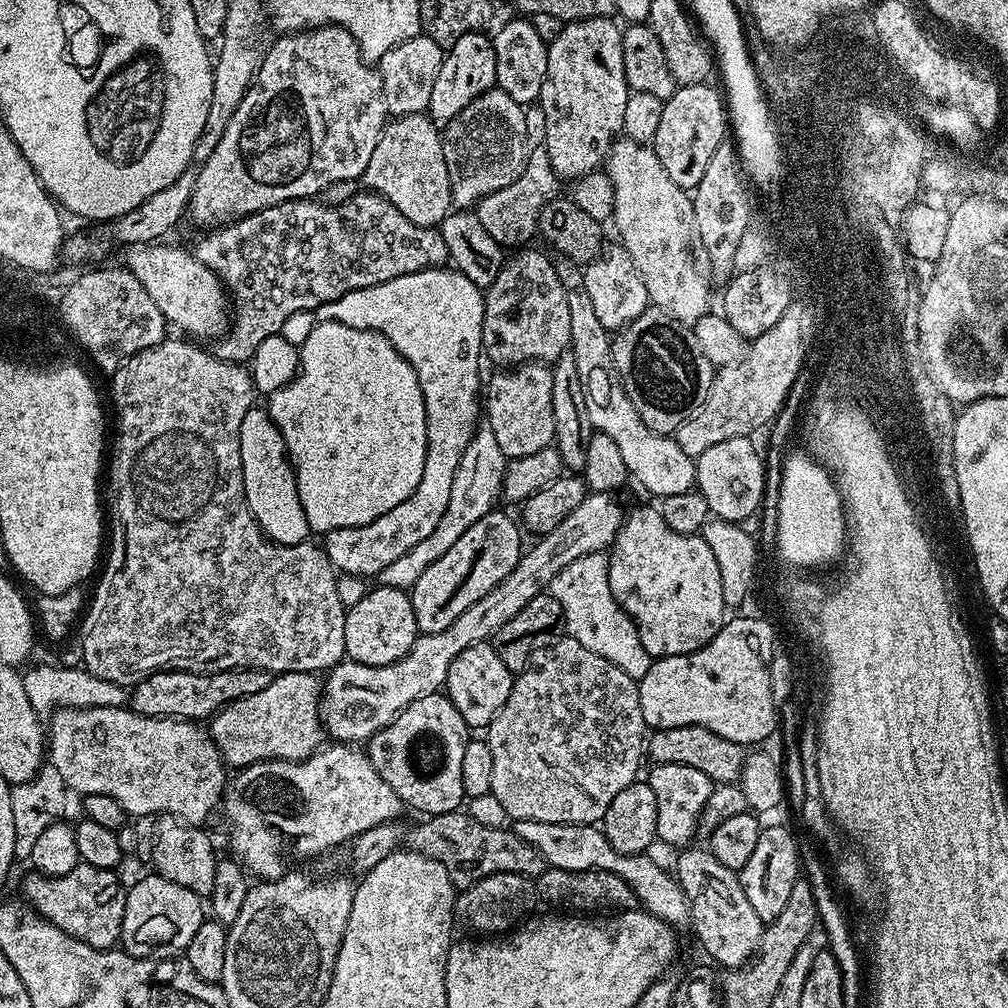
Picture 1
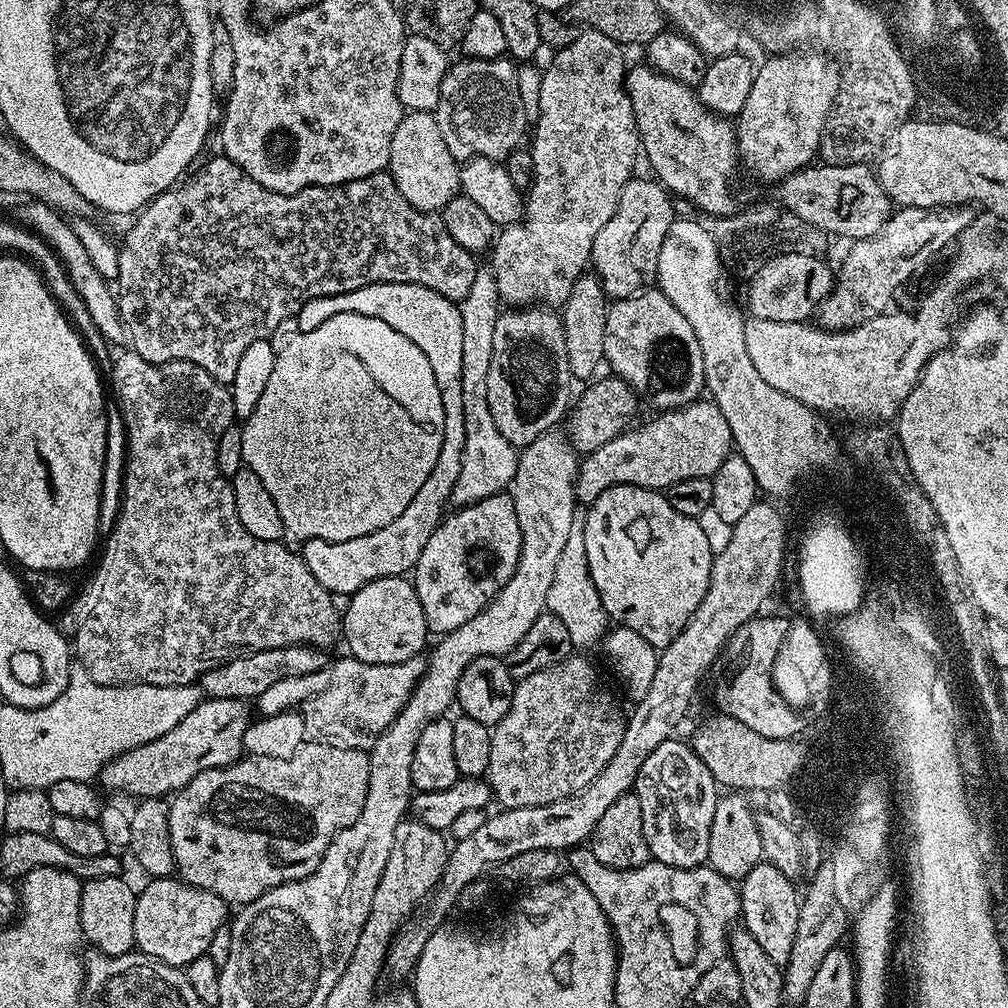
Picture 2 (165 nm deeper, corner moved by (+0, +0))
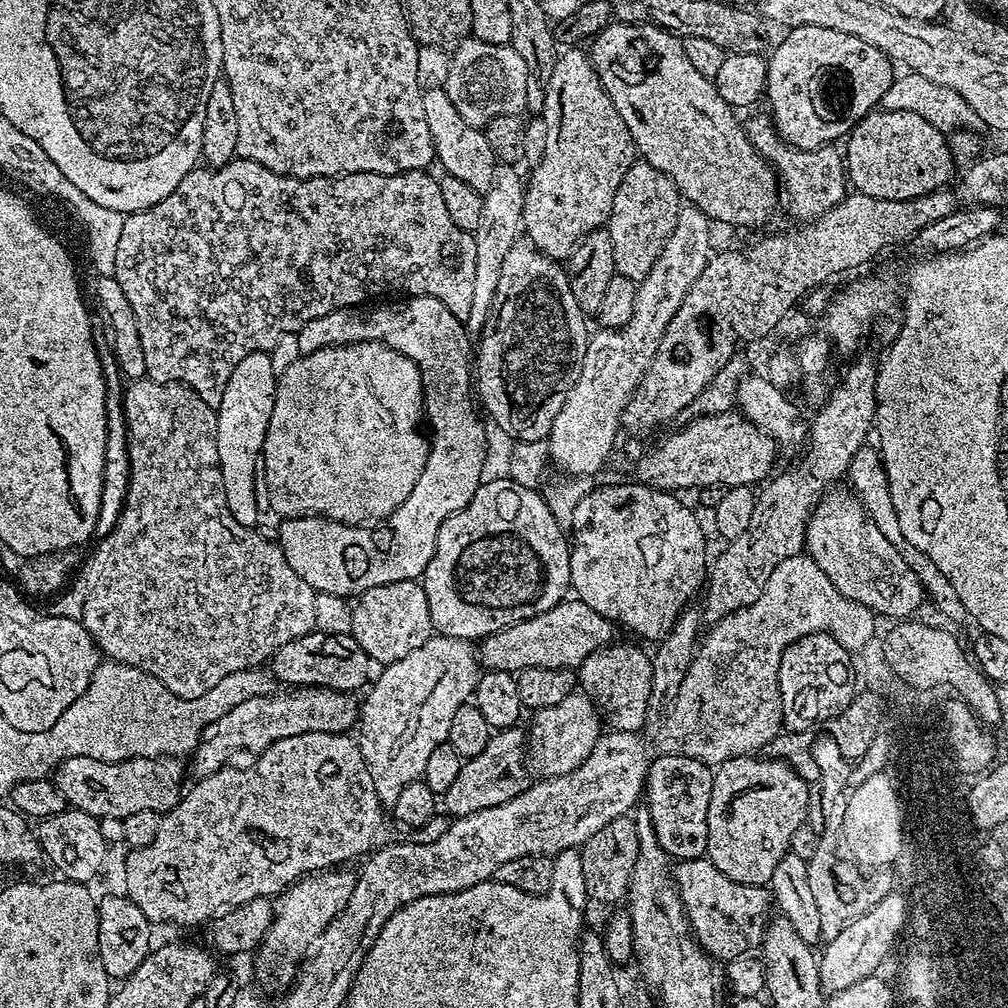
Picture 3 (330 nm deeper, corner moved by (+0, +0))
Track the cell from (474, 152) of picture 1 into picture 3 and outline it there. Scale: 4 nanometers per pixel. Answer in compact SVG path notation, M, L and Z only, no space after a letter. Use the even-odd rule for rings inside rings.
M465 38L451 49L450 55L450 74L446 74L442 87L470 126L485 129L494 118L520 116L527 109L526 62L522 62L522 54L518 54L511 44L491 44Z

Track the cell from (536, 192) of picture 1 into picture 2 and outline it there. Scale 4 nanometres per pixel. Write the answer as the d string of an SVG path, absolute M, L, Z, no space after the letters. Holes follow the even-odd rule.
M408 112L398 124L398 128L391 138L390 158L388 159L388 173L394 178L395 185L401 191L402 196L415 209L420 212L439 213L448 205L454 197L461 193L460 189L460 164L450 154L450 150L443 141L442 130L438 127L435 113L430 112Z

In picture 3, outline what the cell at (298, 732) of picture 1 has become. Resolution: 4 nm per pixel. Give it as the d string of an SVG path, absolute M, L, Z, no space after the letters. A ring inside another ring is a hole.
M71 756L57 766L54 783L65 805L97 818L124 820L130 814L139 814L142 810L163 814L181 798L180 783L184 780L184 768L180 763L175 756L130 758L113 764L85 756Z

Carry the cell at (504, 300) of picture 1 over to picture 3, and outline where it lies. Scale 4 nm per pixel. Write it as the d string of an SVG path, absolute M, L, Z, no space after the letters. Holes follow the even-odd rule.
M568 46L556 57L554 74L550 74L550 82L546 86L546 98L544 99L544 111L542 113L547 127L546 152L542 156L542 160L531 169L530 174L532 174L532 177L530 175L527 177L524 189L523 235L526 237L527 243L534 245L539 252L546 252L552 259L558 261L571 257L572 249L580 243L580 239L586 234L590 234L596 228L602 228L607 225L612 213L612 207L614 206L614 194L618 194L618 186L622 186L622 178L626 178L626 170L630 170L630 166L638 156L636 144L632 140L630 130L626 126L626 122L622 122L622 114L618 114L618 110L614 110L614 102L610 102L610 94L606 94L606 90L594 70L591 55L585 49L583 52L582 49L583 47L580 46Z

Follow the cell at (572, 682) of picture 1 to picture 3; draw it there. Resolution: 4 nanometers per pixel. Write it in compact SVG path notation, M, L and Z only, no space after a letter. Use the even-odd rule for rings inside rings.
M583 691L571 692L558 706L546 706L535 709L532 720L532 732L530 728L530 739L526 744L526 752L530 757L530 764L541 773L541 777L561 776L570 774L586 758L590 758L590 750L602 735L602 717L596 703L591 696Z

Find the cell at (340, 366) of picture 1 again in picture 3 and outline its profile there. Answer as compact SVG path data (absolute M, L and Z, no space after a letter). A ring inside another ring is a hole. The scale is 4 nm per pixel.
M367 340L367 341L366 341L366 342L358 342L358 343L357 343L357 344L332 344L332 345L330 345L330 346L329 346L329 348L323 348L323 349L322 349L322 350L318 350L318 351L314 351L314 352L309 352L309 353L307 353L307 354L304 354L304 355L301 355L301 356L300 356L300 357L299 357L299 358L300 358L300 359L301 359L301 360L296 360L296 361L294 361L294 362L293 362L293 364L292 364L292 365L290 365L290 366L289 366L289 368L288 368L288 369L286 369L286 370L285 370L285 372L284 372L284 370L283 370L283 371L281 371L281 372L280 372L280 373L279 373L279 376L278 376L278 379L277 379L277 381L276 381L276 397L275 397L275 398L274 398L274 406L273 406L273 413L272 413L272 414L270 414L270 420L269 420L269 424L268 424L268 429L267 429L267 430L266 430L266 436L265 436L265 442L264 442L264 447L263 447L263 449L262 449L262 480L263 480L263 483L264 483L264 480L265 480L265 482L266 482L266 483L268 483L268 504L269 504L269 506L270 506L270 507L272 507L272 508L273 508L273 510L274 510L274 511L276 511L276 512L277 512L277 514L278 514L278 515L280 515L280 518L295 518L295 517L298 517L298 516L323 516L323 517L324 517L324 519L325 519L325 520L333 520L333 521L334 521L334 522L338 522L338 523L339 523L339 524L350 524L350 525L353 525L353 526L364 526L364 525L367 525L367 524L368 524L368 523L369 523L369 522L383 522L383 521L385 521L385 520L387 520L387 519L388 519L388 516L389 516L389 515L390 515L390 514L391 514L391 512L393 512L393 511L394 511L394 510L398 510L398 506L402 506L402 502L406 502L406 498L410 498L410 494L411 494L411 493L412 493L412 491L413 491L413 490L414 490L414 486L415 486L415 485L416 485L416 483L417 483L417 482L418 482L418 478L422 478L422 470L423 470L423 469L424 469L424 467L425 467L425 466L426 466L426 462L427 462L427 461L428 461L428 446L429 446L429 443L430 443L430 440L429 440L429 437L428 437L428 436L427 436L427 435L425 435L425 433L424 433L424 436L423 436L423 434L422 434L422 433L420 433L420 424L421 424L421 428L422 428L422 421L423 421L423 420L424 420L424 419L425 419L425 416L426 416L426 407L425 407L425 404L424 404L424 379L423 379L423 378L421 378L421 376L420 376L420 368L419 368L419 366L417 366L417 364L415 364L415 362L413 362L413 360L411 360L411 359L410 359L410 358L408 358L408 357L406 357L406 356L403 356L403 354L402 354L402 353L401 353L401 352L399 352L399 350L397 350L397 349L396 349L396 348L391 348L391 347L390 347L390 346L388 346L388 345L386 345L386 344L381 344L381 343L380 343L380 341L379 341L379 340Z

